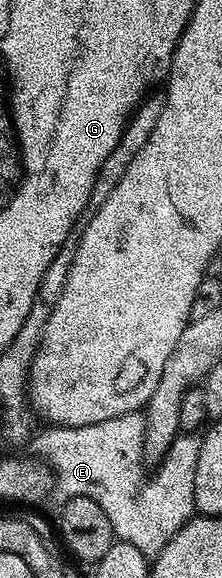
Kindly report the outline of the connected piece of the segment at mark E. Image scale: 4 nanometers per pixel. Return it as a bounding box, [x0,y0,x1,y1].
[28,412,200,560]

